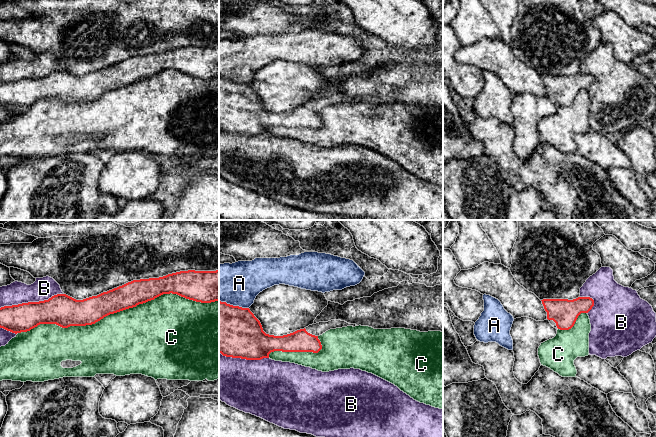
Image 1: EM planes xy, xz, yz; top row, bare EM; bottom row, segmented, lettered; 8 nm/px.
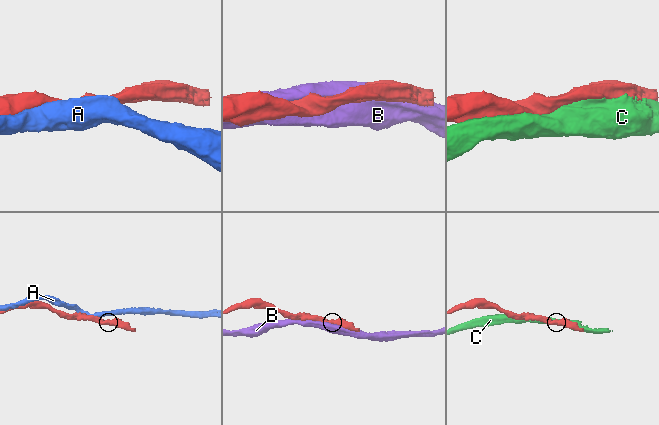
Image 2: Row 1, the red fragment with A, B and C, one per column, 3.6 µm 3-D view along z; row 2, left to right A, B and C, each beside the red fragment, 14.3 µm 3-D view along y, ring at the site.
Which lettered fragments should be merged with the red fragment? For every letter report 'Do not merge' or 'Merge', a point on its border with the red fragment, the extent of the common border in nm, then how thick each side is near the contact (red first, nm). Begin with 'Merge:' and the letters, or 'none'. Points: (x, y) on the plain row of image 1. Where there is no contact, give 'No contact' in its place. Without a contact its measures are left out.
Merge: none
A: Do not merge. Touches red at xz (234, 82). Shared border 240 nm. Thickness 400 nm (red) against 340 nm
B: Do not merge. Touches red at xy (31, 78). Shared border 550 nm. Thickness 260 nm (red) against 180 nm
C: Do not merge. Touches red at xy (118, 87). Shared border 1650 nm. Thickness 220 nm (red) against 500 nm

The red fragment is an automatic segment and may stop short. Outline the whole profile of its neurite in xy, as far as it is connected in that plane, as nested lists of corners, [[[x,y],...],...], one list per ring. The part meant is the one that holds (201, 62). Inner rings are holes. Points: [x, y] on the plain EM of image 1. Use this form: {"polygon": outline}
{"polygon": [[[188,46],[159,54],[133,56],[83,76],[76,76],[66,70],[57,70],[44,77],[4,82],[0,84],[0,104],[17,110],[30,107],[40,100],[56,100],[62,104],[92,101],[110,90],[136,83],[163,70],[170,69],[201,79],[219,77],[219,46]]]}

